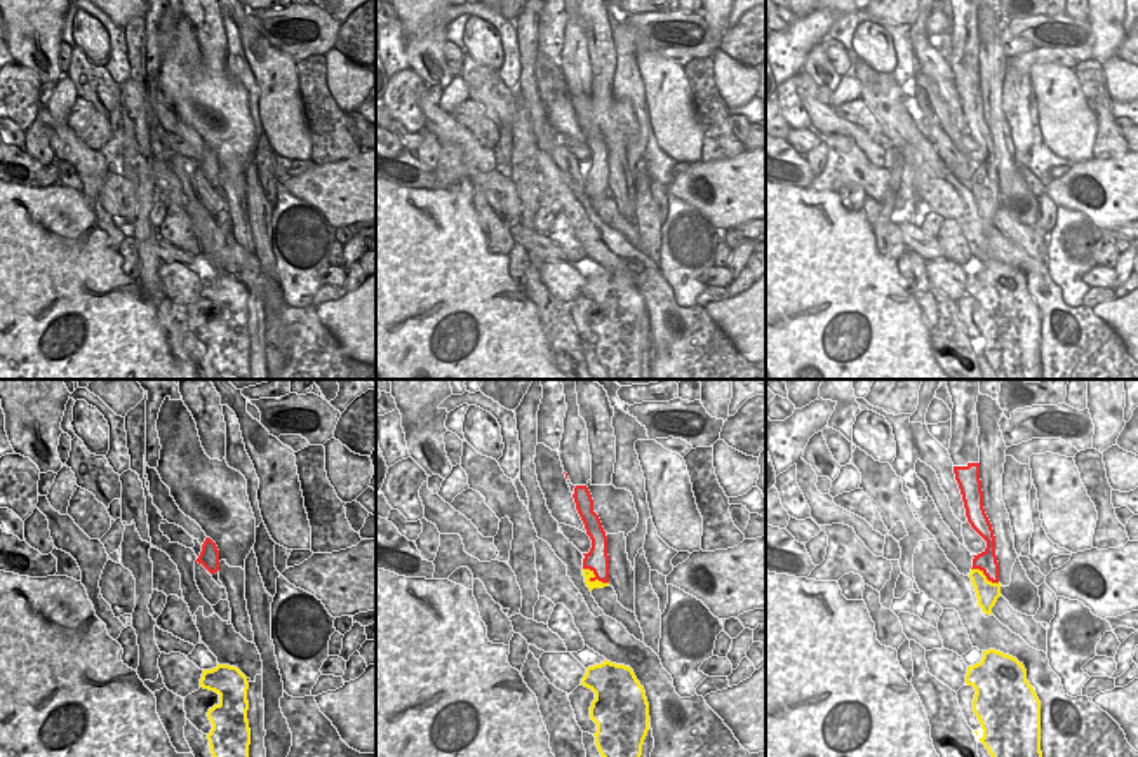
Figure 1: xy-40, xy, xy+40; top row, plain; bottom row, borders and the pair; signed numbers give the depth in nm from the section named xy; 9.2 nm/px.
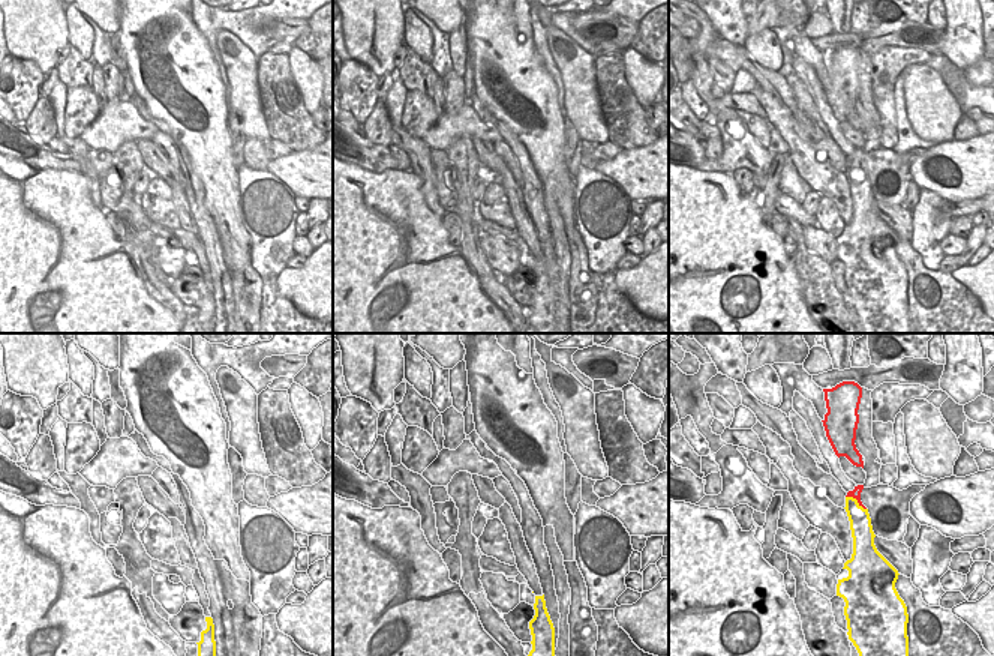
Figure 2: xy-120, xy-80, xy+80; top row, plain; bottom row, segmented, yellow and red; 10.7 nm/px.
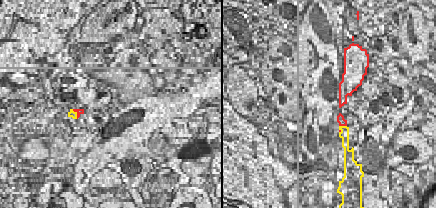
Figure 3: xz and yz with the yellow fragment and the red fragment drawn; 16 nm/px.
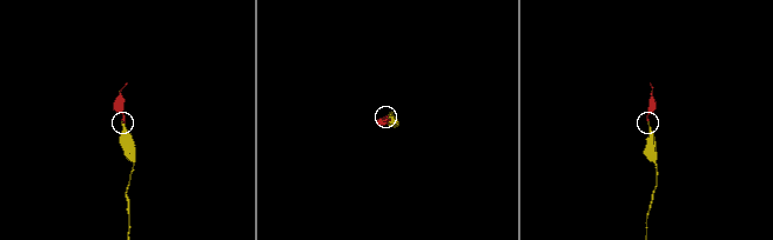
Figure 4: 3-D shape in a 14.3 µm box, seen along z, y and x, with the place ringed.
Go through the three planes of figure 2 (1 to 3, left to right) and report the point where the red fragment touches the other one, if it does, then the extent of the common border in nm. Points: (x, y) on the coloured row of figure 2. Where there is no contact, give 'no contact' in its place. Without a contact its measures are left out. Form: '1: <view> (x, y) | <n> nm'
1: no contact
2: no contact
3: xy+80 (856, 500) | 260 nm

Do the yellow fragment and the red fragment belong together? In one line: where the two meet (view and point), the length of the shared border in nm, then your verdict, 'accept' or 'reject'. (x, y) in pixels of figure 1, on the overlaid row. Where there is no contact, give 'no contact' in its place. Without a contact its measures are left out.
xy (594, 576) | 280 nm | reject

